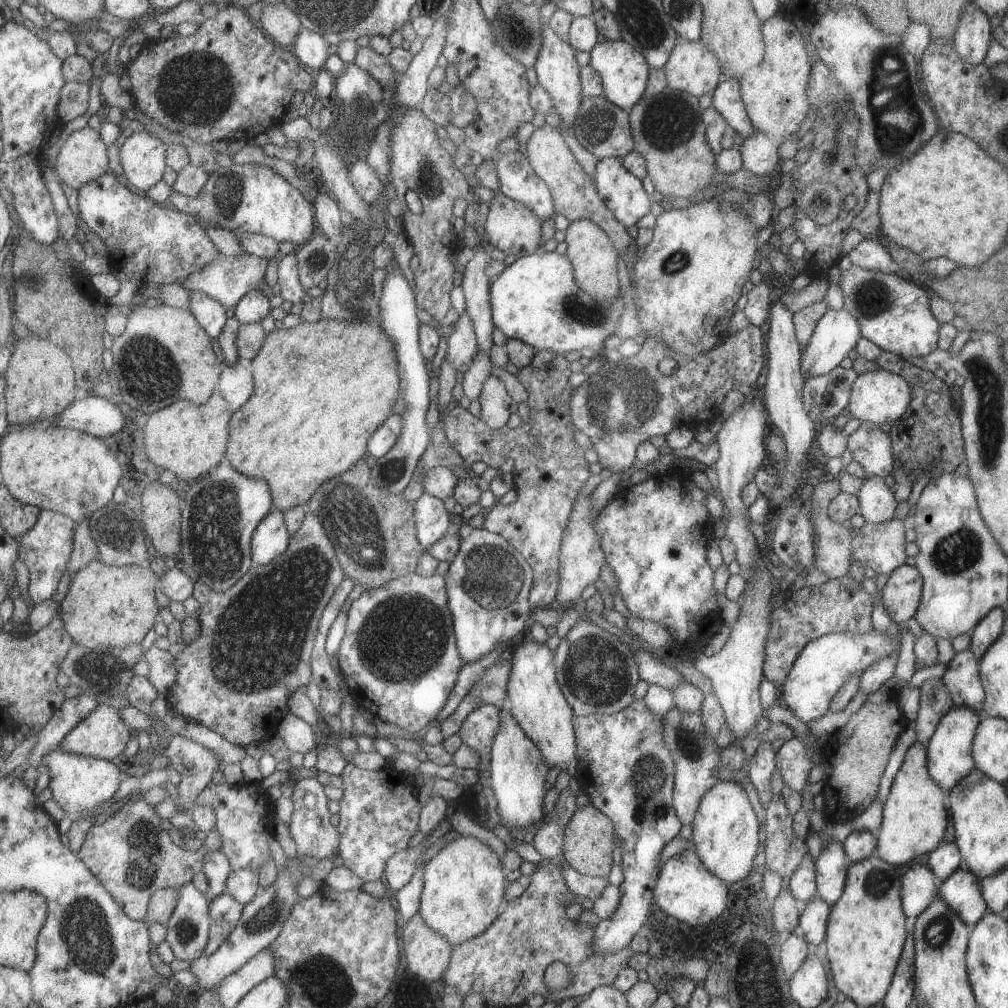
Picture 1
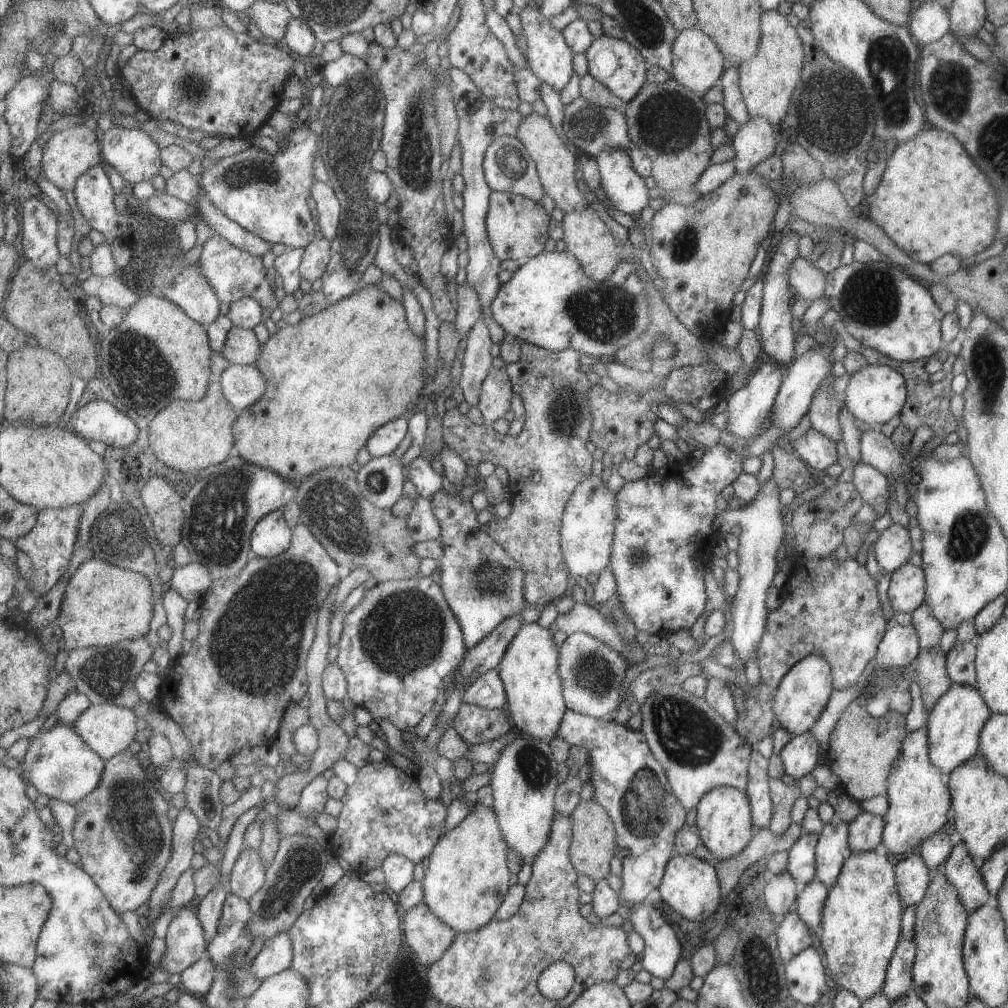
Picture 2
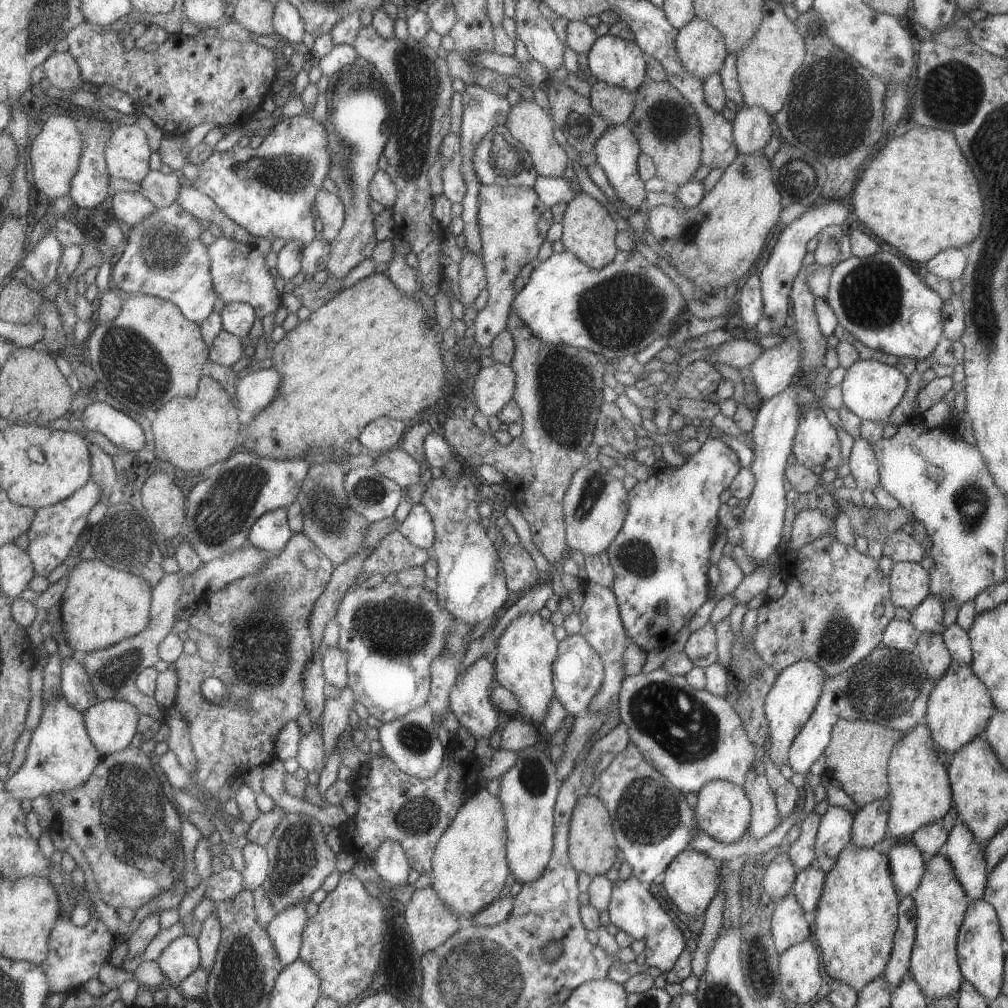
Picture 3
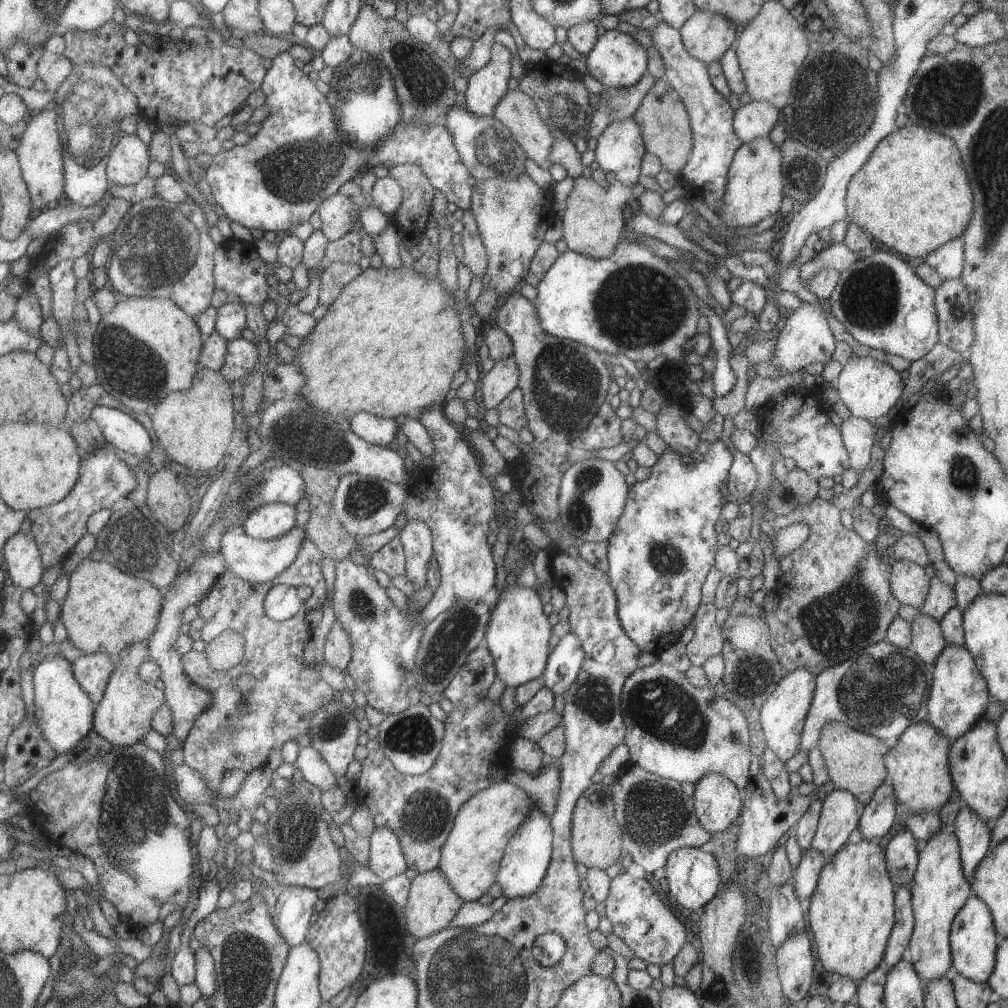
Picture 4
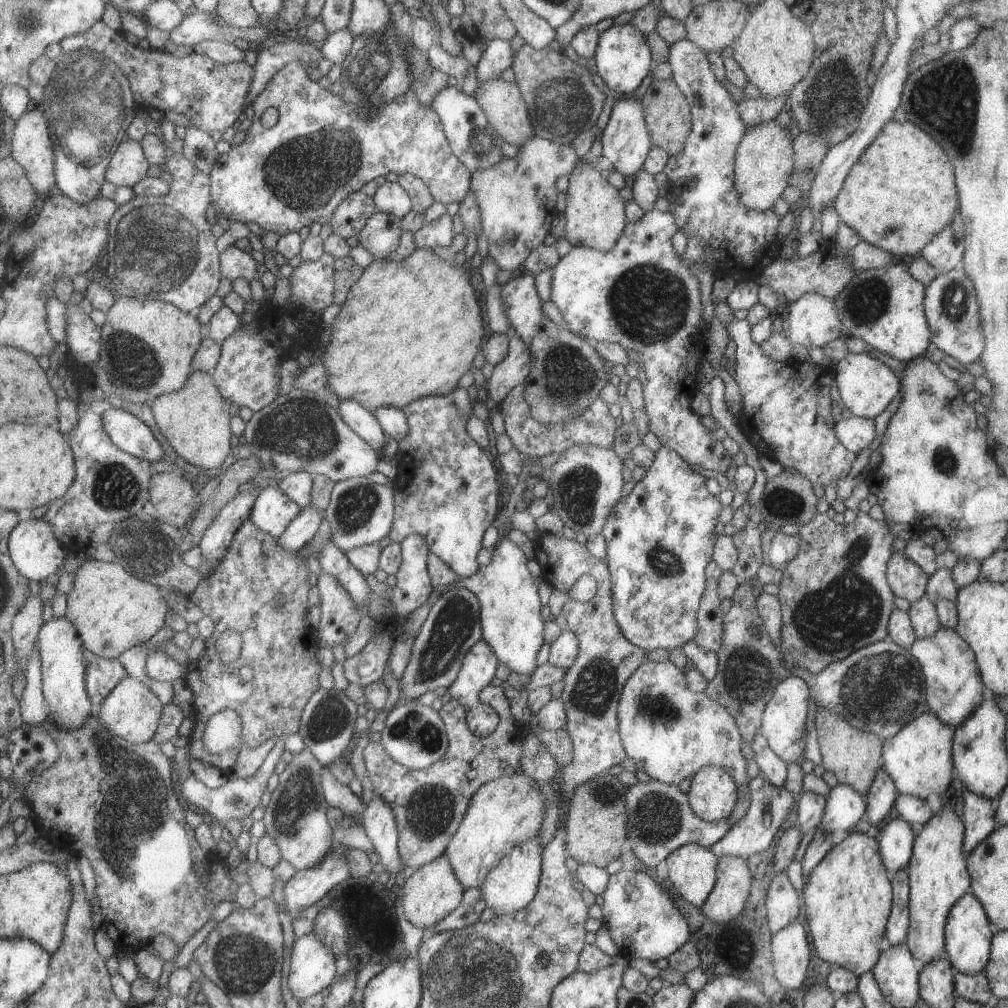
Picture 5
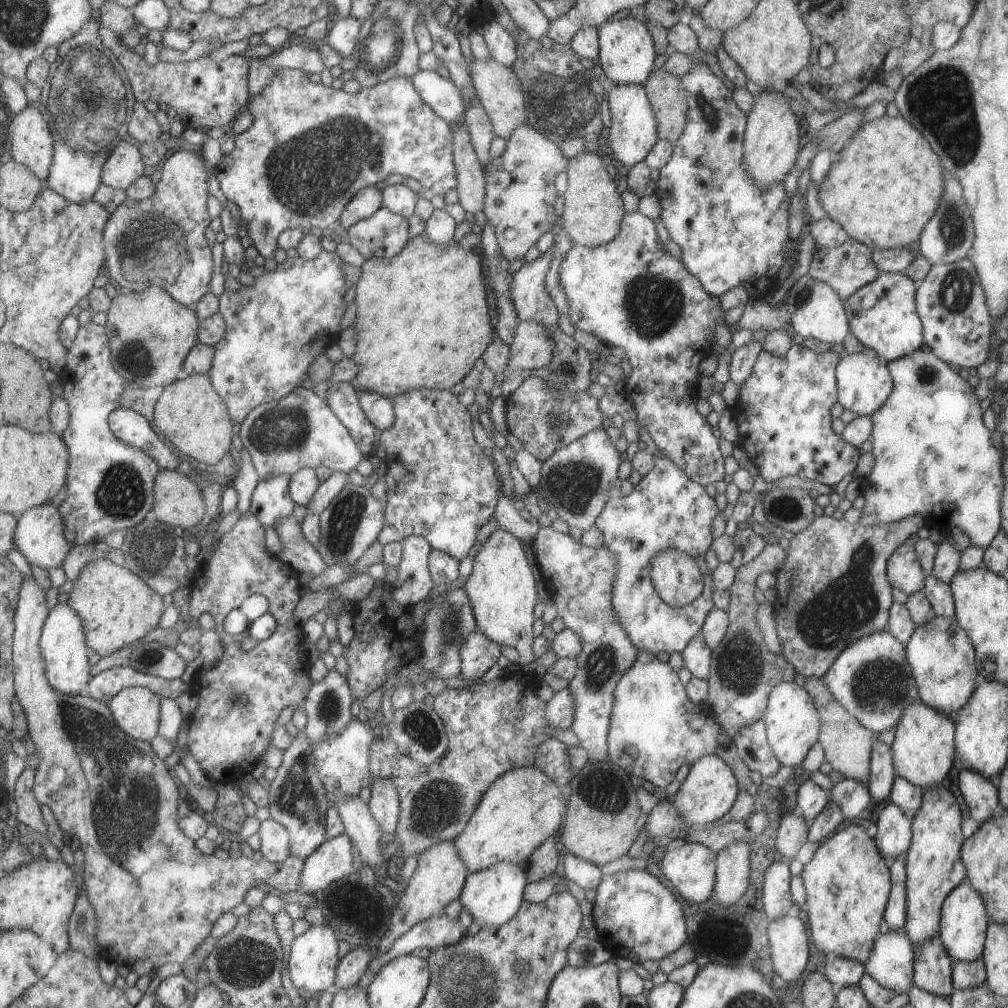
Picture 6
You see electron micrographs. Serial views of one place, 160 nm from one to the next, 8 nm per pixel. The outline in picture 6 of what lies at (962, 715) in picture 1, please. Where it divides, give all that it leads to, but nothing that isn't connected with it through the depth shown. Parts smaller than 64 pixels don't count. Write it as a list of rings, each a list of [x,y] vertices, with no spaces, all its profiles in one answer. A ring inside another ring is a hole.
[[[935,617],[923,626],[916,626],[904,648],[905,660],[911,666],[922,704],[954,720],[957,712],[973,696],[978,676],[973,646],[965,632],[956,624],[956,619]]]

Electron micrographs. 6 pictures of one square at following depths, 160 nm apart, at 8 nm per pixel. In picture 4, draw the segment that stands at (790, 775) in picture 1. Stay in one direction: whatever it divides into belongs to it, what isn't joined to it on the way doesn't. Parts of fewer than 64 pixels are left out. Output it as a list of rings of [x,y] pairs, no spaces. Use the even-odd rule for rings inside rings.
[[[884,640],[871,644],[858,657],[823,670],[815,677],[815,690],[800,735],[799,749],[809,751],[816,747],[822,727],[834,721],[894,746],[907,726],[926,719],[926,669],[911,648],[901,649]]]

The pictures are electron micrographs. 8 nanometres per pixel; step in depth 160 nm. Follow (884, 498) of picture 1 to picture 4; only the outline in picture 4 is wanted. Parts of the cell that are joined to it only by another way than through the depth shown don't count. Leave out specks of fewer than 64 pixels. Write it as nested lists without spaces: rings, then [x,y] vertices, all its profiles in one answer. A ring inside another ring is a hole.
[[[850,415],[838,428],[848,453],[849,467],[861,474],[870,461],[874,437],[878,436],[872,422]]]

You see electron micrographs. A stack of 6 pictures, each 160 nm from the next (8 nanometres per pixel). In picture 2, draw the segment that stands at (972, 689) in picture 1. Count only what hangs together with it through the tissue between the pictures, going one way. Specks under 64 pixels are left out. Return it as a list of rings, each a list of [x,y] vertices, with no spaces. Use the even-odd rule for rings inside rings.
[[[955,641],[955,644],[946,652],[946,671],[951,683],[976,688],[975,655],[976,648],[970,641]]]

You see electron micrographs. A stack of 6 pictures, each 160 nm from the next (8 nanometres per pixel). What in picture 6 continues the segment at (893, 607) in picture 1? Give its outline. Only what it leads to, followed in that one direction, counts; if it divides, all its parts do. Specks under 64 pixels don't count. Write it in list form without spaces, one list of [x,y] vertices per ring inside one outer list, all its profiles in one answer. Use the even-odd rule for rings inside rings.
[[[902,543],[891,552],[886,565],[886,578],[890,586],[906,596],[923,589],[923,570],[917,562],[913,546]]]

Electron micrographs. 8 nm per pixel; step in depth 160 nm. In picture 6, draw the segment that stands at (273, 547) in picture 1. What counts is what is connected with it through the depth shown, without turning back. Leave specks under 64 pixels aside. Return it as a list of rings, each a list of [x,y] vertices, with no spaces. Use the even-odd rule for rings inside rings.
[[[281,474],[260,480],[252,494],[250,512],[259,518],[265,528],[274,530],[279,522],[291,516],[297,504],[290,492],[291,476]]]

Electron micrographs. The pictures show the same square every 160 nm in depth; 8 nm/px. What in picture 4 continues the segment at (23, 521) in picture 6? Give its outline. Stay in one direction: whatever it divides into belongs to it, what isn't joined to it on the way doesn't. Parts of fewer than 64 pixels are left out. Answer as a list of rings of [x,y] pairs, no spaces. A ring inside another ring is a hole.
[[[31,532],[15,534],[2,552],[5,554],[9,576],[15,586],[27,591],[41,583],[45,564],[39,544]]]

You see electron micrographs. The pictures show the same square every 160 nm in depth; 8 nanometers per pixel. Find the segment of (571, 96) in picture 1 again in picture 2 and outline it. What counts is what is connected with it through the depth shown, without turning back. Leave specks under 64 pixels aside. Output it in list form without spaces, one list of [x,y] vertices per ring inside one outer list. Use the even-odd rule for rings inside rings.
[[[525,5],[518,9],[522,34],[526,38],[526,60],[530,64],[530,71],[540,80],[546,82],[555,90],[561,90],[569,82],[573,68],[571,57],[574,52],[567,46],[563,35],[551,26],[550,20],[545,18],[537,8]]]

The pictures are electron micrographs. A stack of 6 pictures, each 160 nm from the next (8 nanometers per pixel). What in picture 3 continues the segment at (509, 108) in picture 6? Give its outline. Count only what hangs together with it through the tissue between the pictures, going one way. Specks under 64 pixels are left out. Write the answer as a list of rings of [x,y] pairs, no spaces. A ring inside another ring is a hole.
[[[521,99],[517,104],[511,106],[504,126],[511,134],[511,137],[525,148],[537,175],[547,178],[559,178],[563,176],[565,168],[569,166],[569,161],[565,151],[553,137],[553,126],[551,126],[551,123],[552,120],[545,109],[537,106],[533,99]]]

